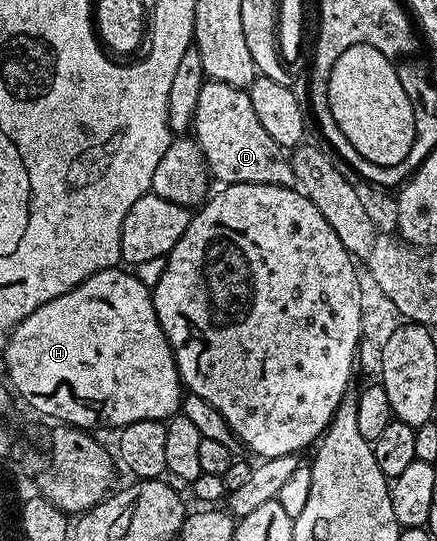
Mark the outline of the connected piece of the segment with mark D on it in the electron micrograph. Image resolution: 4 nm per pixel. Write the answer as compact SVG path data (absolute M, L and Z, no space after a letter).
M206 78L205 84L199 89L199 99L195 104L191 135L197 140L210 176L216 182L218 179L218 184L294 186L289 155L278 143L271 141L267 129L263 129L263 124L259 122L259 116L251 105L248 90Z

